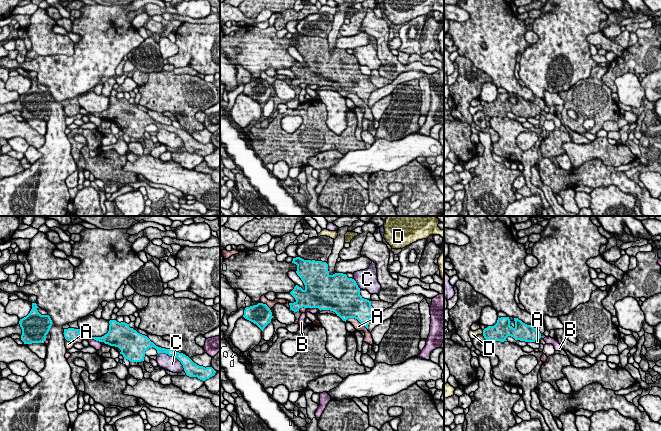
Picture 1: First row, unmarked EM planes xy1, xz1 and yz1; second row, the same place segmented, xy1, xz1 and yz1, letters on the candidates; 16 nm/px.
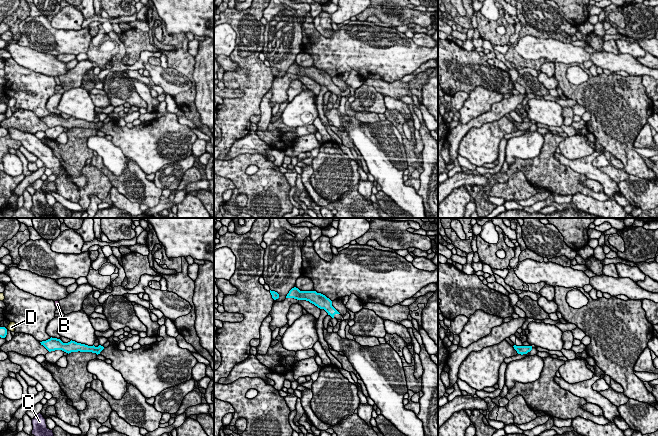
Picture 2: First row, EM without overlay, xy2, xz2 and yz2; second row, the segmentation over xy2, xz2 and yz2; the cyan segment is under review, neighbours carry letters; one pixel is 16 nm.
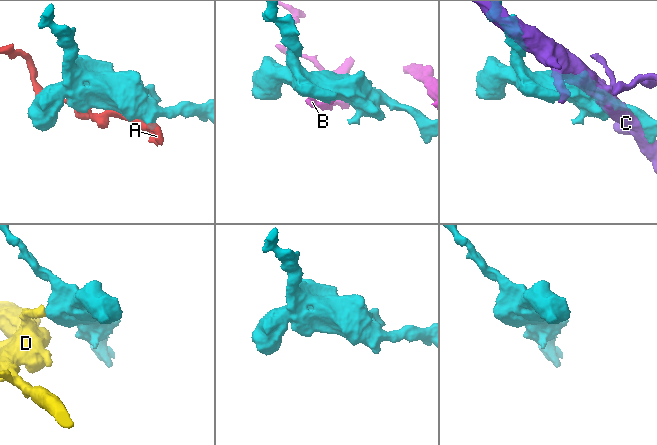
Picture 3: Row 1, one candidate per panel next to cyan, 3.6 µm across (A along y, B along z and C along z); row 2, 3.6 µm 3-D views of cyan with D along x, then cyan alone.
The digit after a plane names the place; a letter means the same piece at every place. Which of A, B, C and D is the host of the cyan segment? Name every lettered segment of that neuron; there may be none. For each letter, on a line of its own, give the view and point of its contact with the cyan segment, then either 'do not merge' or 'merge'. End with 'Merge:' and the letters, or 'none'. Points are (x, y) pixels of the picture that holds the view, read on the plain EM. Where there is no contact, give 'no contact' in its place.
A: meets cyan in xz1 at (356, 94); do not merge
B: meets cyan in xy1 at (95, 115); do not merge
C: meets cyan in xy1 at (173, 132); do not merge
D: meets cyan in yz1 at (483, 108); do not merge
Merge: none

